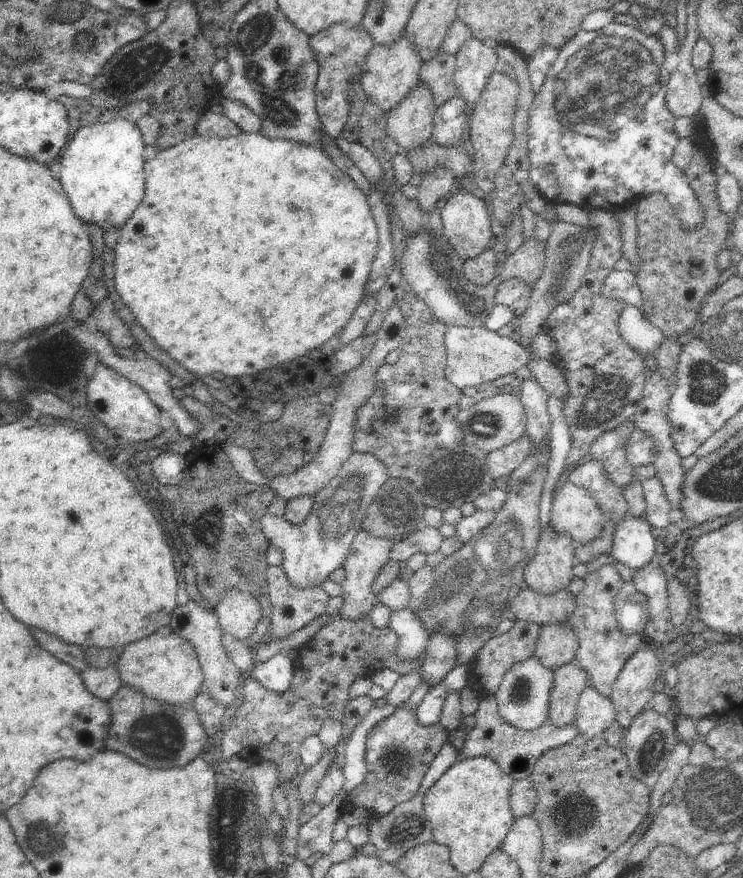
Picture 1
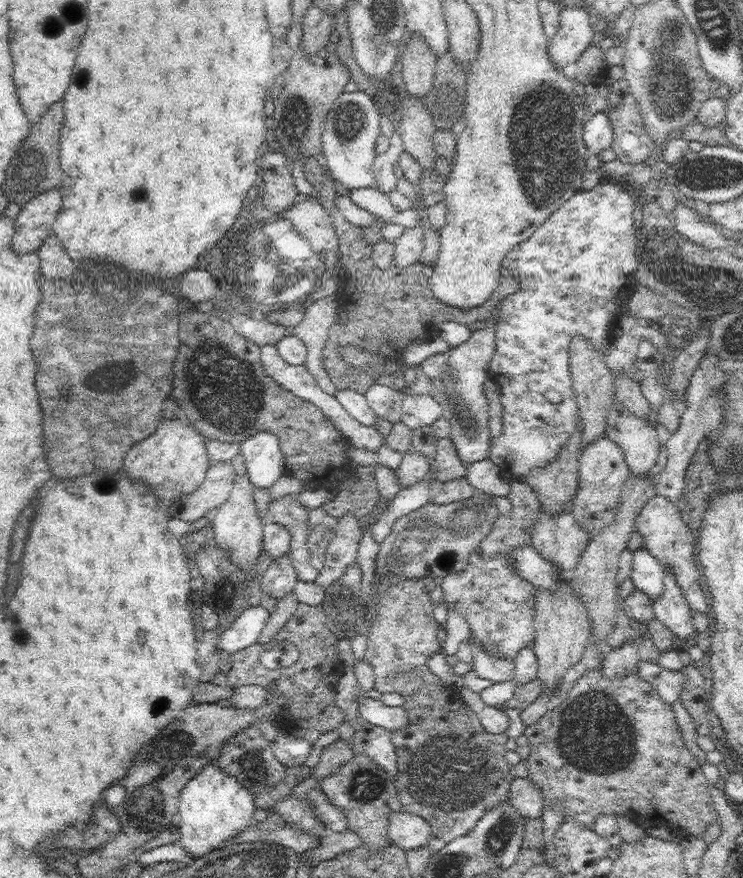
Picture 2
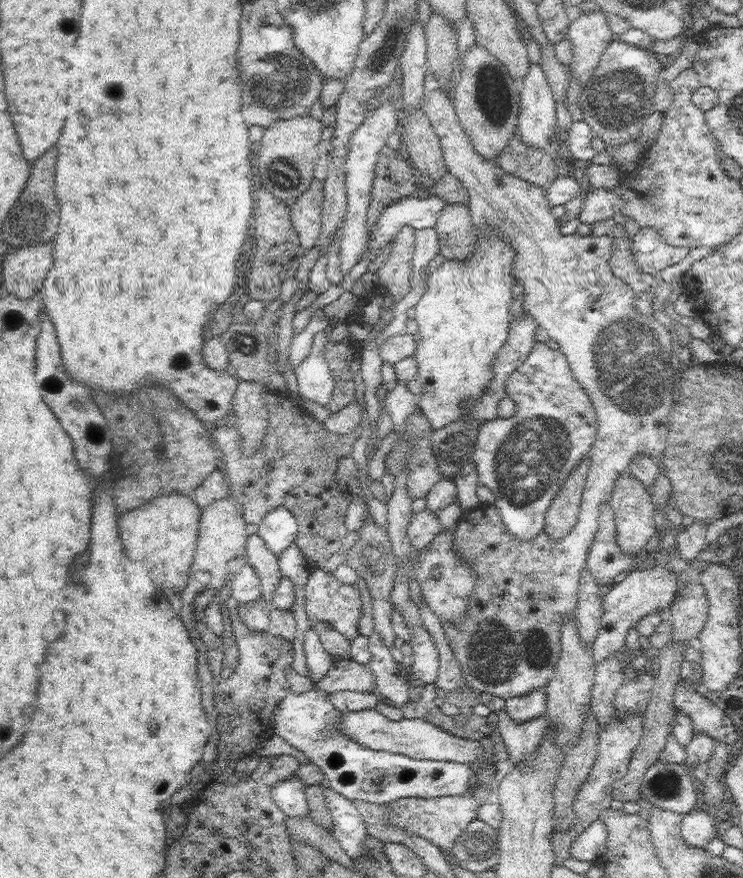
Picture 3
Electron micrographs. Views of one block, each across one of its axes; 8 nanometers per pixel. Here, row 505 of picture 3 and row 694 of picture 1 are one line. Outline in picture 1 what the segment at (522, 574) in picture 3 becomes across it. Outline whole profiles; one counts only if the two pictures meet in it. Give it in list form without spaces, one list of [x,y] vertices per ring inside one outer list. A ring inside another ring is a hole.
[[[516,619],[515,624],[502,635],[492,637],[475,655],[473,661],[469,663],[468,686],[474,688],[474,692],[480,694],[480,698],[485,696],[495,696],[500,688],[503,676],[509,671],[511,666],[524,662],[532,658],[535,654],[536,642],[538,642],[541,626],[530,624],[525,620]],[[585,687],[579,696],[575,710],[575,723],[580,733],[586,738],[596,738],[608,730],[612,722],[616,722],[616,711],[611,698],[604,698],[596,688]]]

